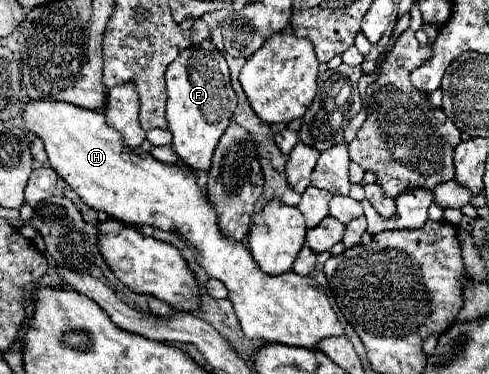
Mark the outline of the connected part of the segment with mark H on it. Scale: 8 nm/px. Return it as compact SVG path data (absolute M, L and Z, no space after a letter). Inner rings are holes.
M28 101L24 109L24 127L44 139L52 169L86 205L128 225L146 223L164 231L178 231L196 249L196 261L206 273L228 287L228 297L248 339L314 351L322 339L344 335L344 327L326 291L312 277L300 277L294 271L272 277L260 271L244 243L220 235L216 213L206 199L206 189L194 181L194 175L184 175L186 171L176 165L156 161L140 147L126 147L122 137L106 125L102 111L90 111L60 101Z

